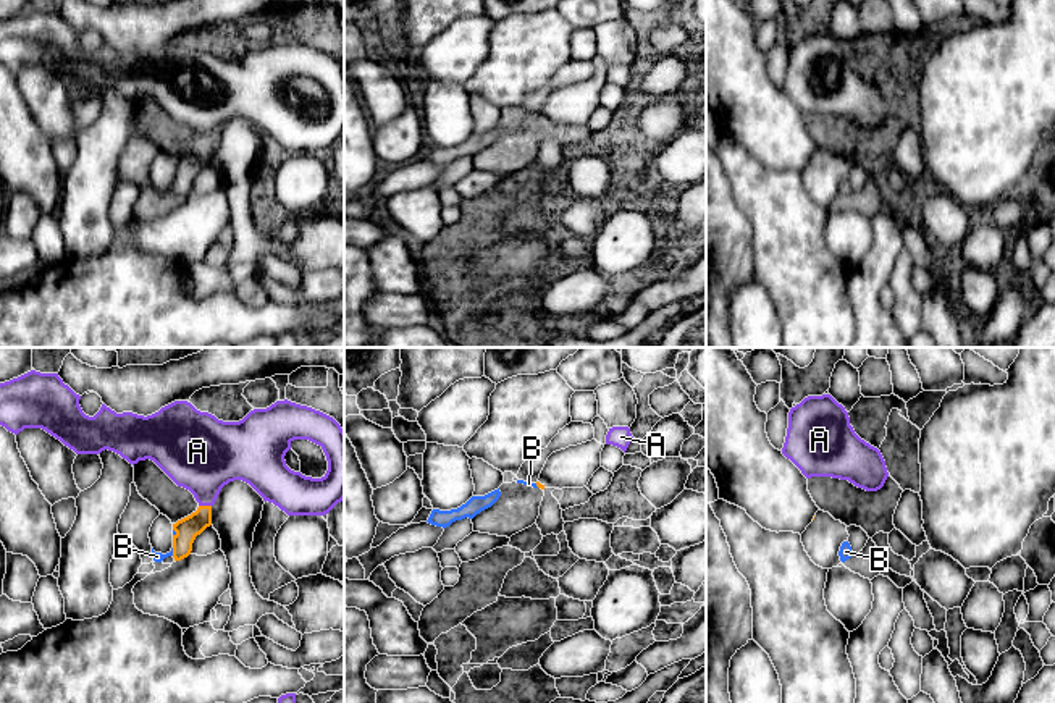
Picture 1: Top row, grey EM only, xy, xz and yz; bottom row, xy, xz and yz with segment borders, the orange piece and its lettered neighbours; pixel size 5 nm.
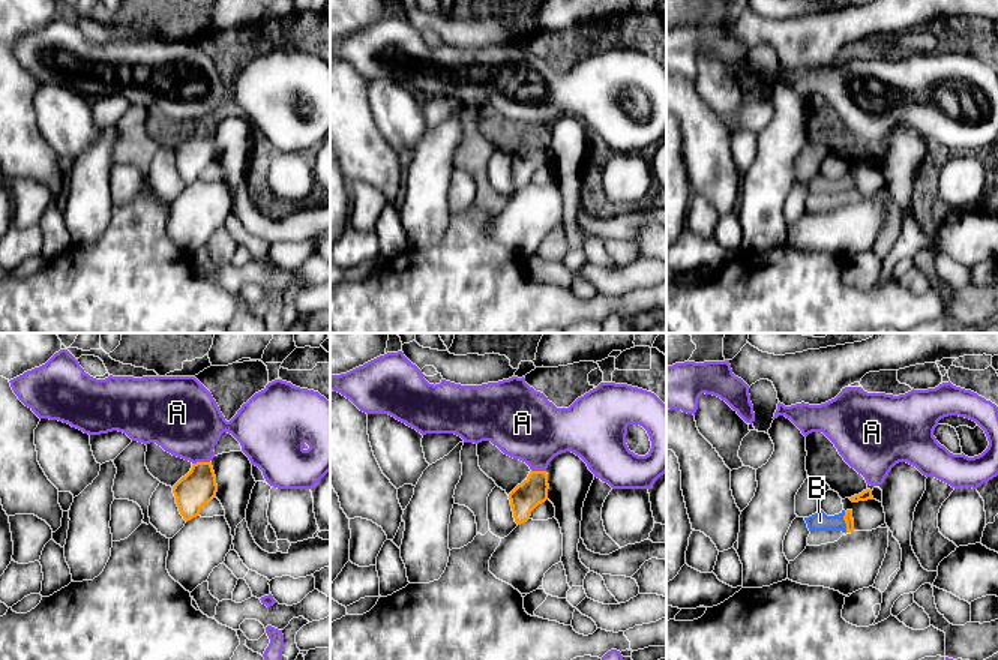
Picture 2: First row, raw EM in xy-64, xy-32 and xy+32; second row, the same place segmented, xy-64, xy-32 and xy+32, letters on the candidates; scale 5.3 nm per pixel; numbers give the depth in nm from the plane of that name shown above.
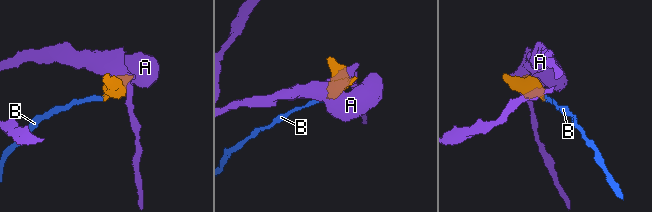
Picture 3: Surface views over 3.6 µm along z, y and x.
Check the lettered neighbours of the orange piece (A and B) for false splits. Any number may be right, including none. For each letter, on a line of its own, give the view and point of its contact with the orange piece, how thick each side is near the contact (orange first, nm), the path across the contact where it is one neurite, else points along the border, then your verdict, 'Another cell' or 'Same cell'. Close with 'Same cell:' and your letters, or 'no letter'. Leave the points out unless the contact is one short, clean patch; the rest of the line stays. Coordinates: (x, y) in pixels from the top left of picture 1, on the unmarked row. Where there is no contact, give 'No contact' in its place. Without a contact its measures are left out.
A: Touches orange at xy (205, 144). Thickness 120 nm (orange) against 360 nm. Boundary: xy (199, 143), (210, 144). Another cell
B: Touches orange at xy (175, 168). Thickness 120 nm (orange) against 20 nm. Path across: xy (186, 167), (175, 168), (173, 168). Same cell
Same cell: B

